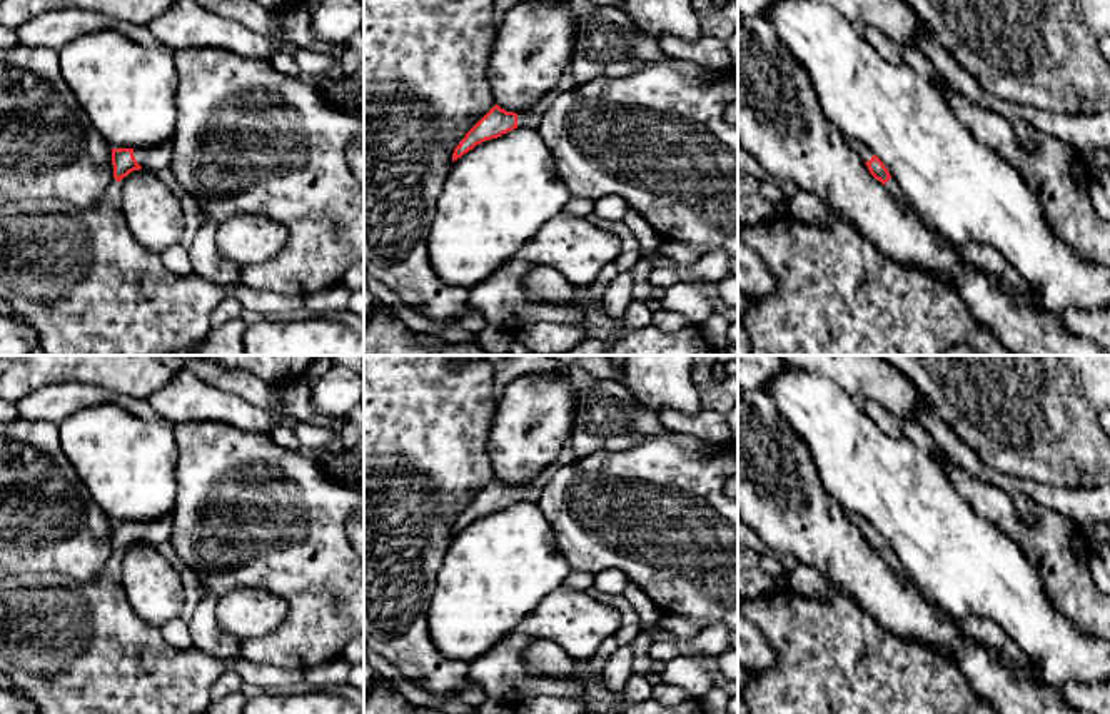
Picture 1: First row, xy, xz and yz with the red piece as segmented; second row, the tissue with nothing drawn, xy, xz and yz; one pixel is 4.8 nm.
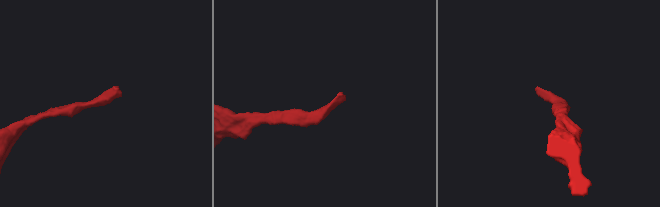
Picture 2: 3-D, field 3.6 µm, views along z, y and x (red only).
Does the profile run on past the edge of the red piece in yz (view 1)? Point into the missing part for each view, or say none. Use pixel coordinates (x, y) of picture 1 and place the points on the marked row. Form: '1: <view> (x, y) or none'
1: yz (855, 145)

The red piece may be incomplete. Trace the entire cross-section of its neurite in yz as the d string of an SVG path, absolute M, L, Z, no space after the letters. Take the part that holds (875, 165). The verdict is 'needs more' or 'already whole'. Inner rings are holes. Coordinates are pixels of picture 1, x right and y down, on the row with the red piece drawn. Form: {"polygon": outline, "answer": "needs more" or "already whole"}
{"polygon": "M848 138L848 147L856 152L861 160L866 163L870 173L880 180L883 185L891 178L888 168L883 165L883 162L861 142Z", "answer": "needs more"}

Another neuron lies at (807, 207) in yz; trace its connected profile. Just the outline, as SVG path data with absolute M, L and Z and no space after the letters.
M798 189L798 192L788 199L788 202L790 214L801 222L826 225L826 209L816 195Z

